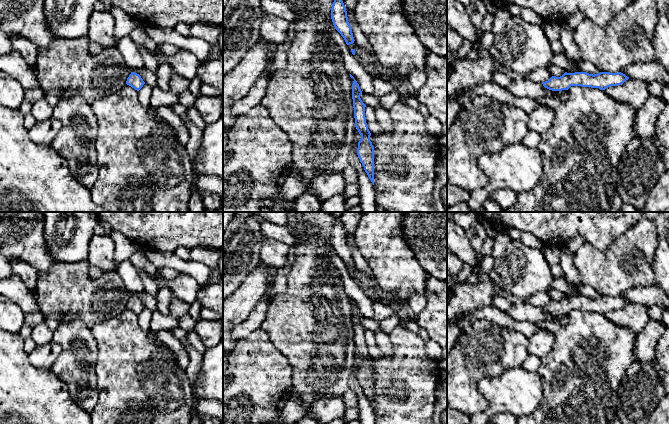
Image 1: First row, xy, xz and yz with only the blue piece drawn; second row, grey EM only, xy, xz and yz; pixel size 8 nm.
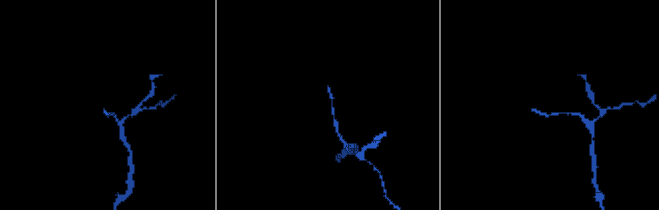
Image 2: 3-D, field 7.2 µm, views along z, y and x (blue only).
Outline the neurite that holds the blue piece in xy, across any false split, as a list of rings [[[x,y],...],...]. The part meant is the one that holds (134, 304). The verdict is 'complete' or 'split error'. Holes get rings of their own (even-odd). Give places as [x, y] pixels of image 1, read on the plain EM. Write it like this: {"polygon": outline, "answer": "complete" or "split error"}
{"polygon": [[[131,296],[129,301],[127,302],[126,308],[139,315],[145,308],[145,306],[139,298]]], "answer": "complete"}

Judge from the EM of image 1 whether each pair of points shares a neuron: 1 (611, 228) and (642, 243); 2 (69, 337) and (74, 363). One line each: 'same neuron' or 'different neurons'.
1: different neurons
2: same neuron

